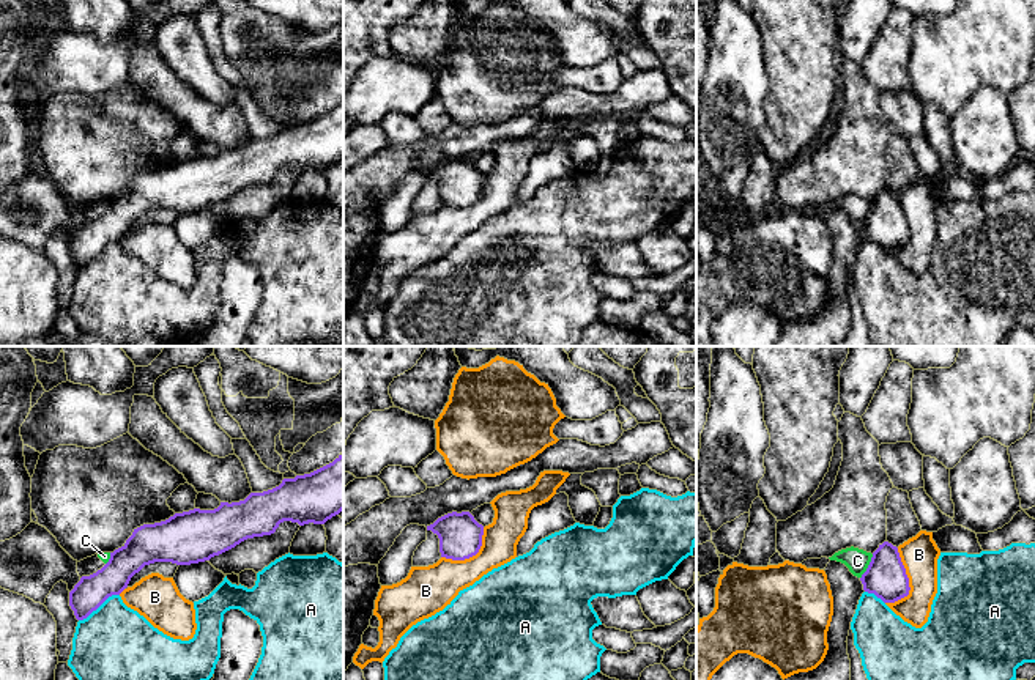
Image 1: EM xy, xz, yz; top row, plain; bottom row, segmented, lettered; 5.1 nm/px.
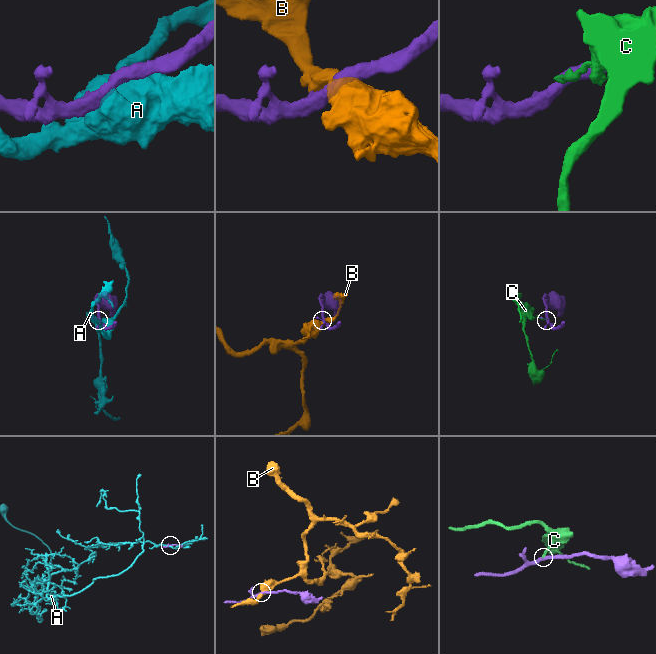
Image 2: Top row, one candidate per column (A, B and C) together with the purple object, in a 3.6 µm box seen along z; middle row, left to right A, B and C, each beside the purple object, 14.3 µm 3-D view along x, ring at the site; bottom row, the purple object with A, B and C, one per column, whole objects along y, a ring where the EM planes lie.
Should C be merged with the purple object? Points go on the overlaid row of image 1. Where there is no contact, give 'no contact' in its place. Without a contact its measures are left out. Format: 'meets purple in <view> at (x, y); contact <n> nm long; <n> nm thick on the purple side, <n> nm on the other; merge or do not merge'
meets purple in yz at (868, 567); contact 140 nm long; 220 nm thick on the purple side, 120 nm on the other; do not merge

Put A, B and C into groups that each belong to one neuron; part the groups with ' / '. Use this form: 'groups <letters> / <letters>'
groups A / B / C

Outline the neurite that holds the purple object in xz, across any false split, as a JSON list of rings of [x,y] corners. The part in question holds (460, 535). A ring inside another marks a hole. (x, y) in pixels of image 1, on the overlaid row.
[[[452,512],[427,526],[440,538],[441,557],[465,560],[476,556],[482,546],[484,526],[469,512]]]

